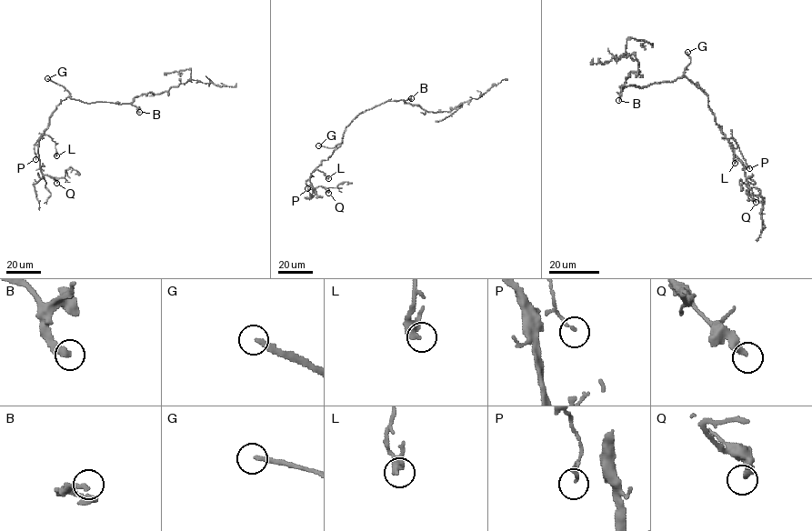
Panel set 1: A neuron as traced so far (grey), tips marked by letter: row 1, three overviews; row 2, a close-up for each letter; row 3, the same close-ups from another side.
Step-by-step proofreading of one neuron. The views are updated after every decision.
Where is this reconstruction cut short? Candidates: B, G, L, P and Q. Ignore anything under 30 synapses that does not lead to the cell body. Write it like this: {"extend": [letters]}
{"extend": ["B", "G"]}

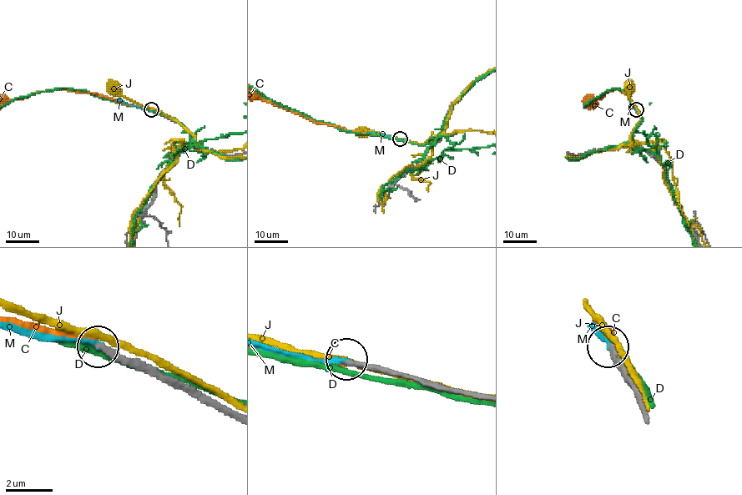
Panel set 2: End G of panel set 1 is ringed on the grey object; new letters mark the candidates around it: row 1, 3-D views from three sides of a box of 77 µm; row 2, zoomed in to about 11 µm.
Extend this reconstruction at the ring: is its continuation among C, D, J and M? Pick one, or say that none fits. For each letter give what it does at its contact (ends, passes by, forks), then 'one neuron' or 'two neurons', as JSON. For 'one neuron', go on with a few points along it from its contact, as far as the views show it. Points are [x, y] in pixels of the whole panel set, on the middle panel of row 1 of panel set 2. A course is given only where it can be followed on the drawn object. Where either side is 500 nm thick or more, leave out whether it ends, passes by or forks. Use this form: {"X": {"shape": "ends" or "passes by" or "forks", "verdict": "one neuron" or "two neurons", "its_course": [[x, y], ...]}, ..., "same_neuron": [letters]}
{"C": {"shape": "ends", "verdict": "two neurons"}, "D": {"shape": "passes by", "verdict": "two neurons"}, "J": {"shape": "passes by", "verdict": "two neurons"}, "M": {"shape": "ends", "verdict": "one neuron", "its_course": [[401, 138], [365, 133]]}, "same_neuron": ["M"]}

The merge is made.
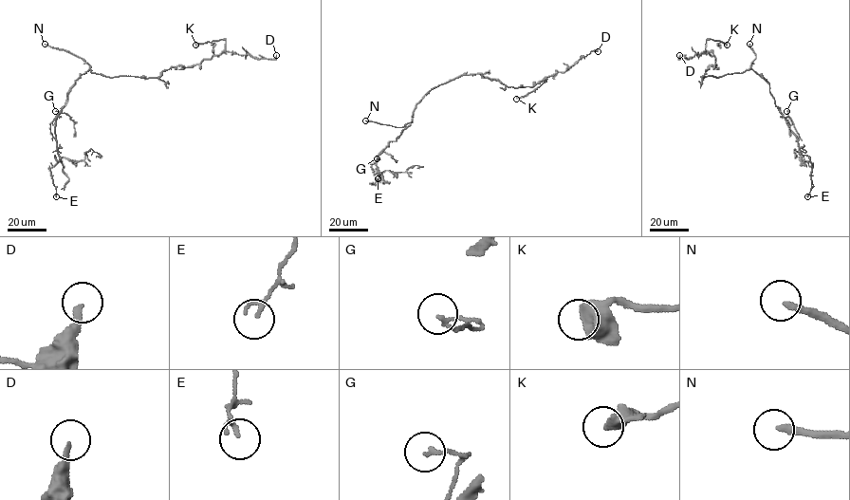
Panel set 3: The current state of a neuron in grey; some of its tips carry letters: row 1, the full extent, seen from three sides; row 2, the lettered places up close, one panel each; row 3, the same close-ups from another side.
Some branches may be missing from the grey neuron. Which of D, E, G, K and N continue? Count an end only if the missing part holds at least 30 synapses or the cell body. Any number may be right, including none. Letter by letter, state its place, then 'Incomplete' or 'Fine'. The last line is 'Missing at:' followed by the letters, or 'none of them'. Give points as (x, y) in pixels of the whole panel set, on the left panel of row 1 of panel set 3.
D: Place: (276, 55). Fine
E: Place: (56, 196). Fine
G: Place: (55, 111). Fine
K: Place: (195, 45). Fine
N: Place: (45, 44). Incomplete
Missing at: N

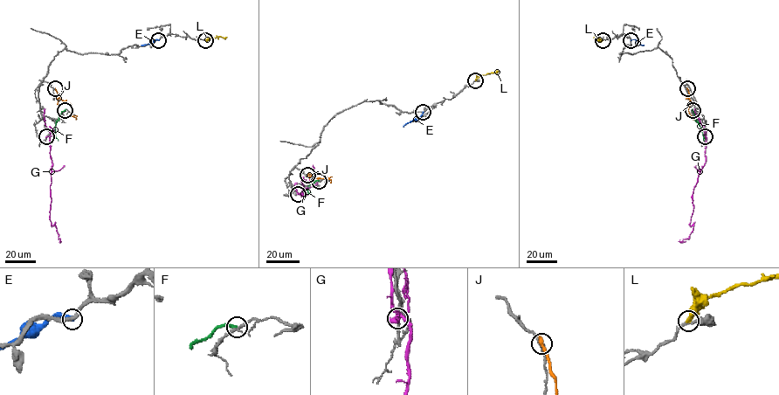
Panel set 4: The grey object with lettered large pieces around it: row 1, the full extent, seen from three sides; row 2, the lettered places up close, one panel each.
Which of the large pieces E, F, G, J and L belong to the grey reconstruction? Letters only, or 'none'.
none

